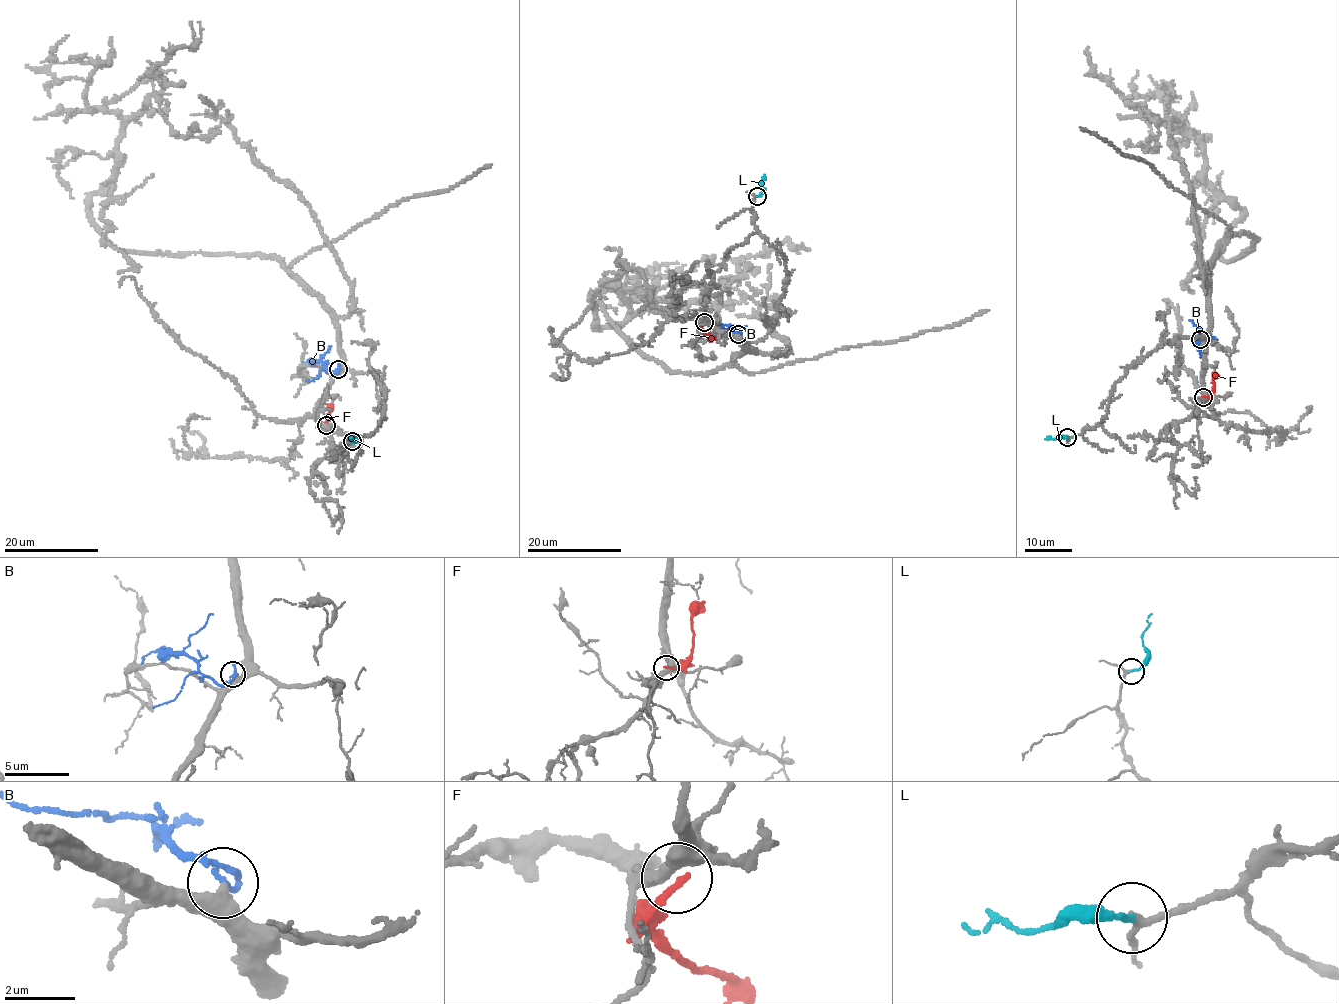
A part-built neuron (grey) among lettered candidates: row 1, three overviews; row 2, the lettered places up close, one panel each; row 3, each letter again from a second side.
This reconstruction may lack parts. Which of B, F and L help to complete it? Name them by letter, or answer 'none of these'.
L

